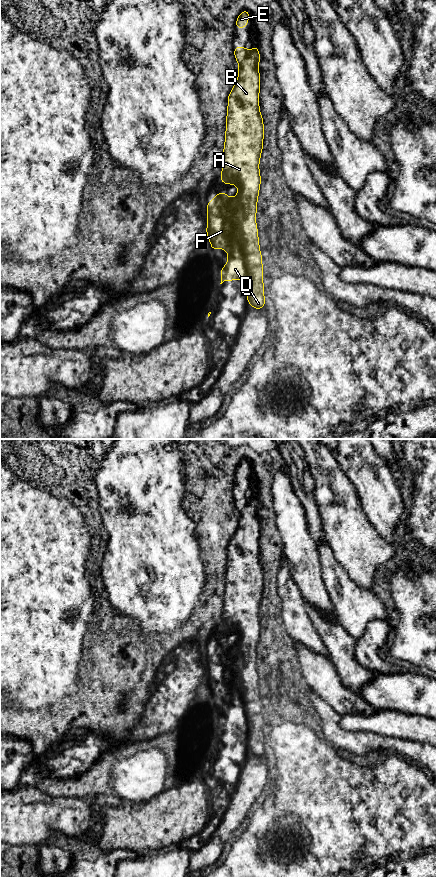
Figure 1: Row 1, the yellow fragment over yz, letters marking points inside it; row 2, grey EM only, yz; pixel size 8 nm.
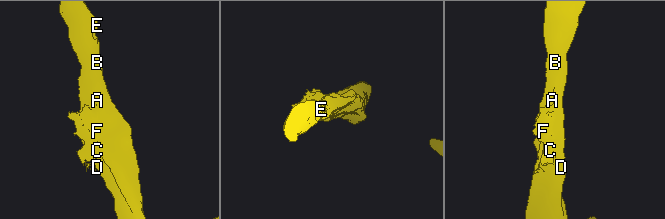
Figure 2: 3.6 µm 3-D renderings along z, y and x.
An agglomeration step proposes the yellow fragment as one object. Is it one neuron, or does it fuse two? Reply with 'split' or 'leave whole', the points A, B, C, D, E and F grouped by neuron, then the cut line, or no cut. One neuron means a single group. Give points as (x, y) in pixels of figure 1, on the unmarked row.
split | A B D E / C F | yz (230, 647), (233, 683), (244, 705), (247, 729)

